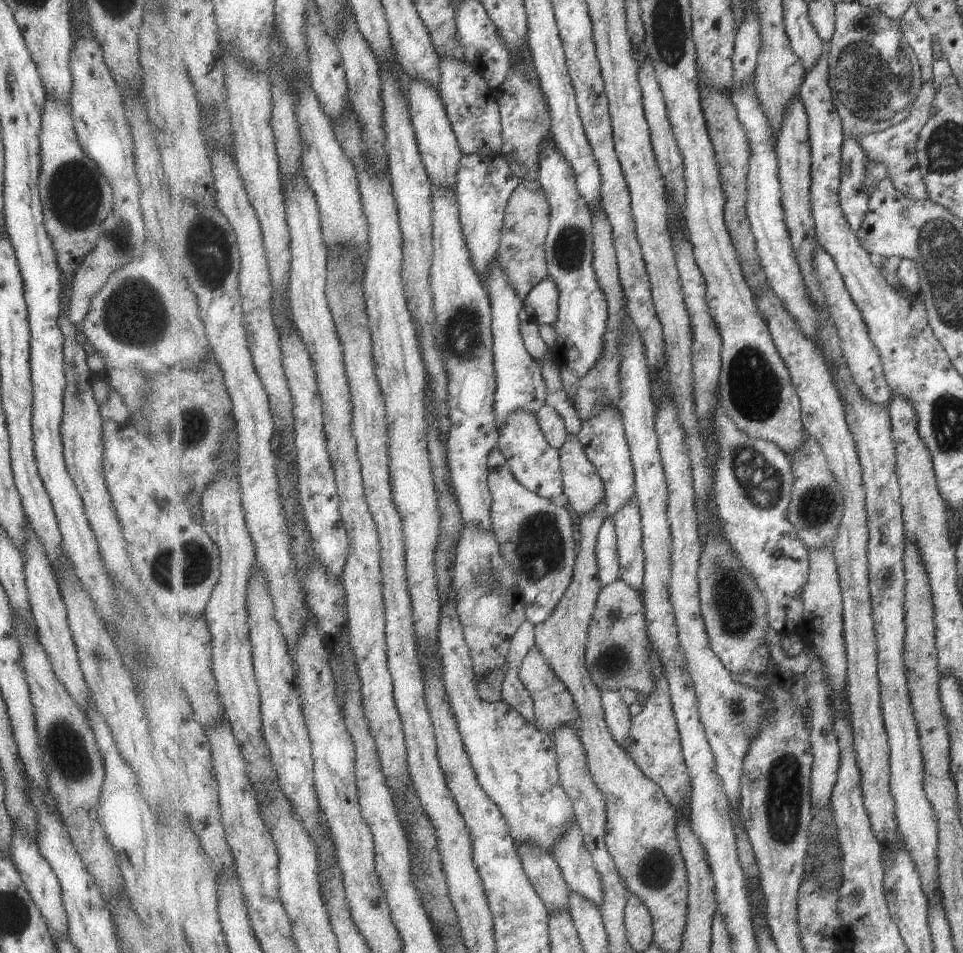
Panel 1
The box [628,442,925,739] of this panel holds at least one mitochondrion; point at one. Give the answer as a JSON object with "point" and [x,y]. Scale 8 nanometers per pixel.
{"point":[733,607]}

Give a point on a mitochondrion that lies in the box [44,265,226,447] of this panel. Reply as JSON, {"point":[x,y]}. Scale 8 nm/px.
{"point":[131,314]}

